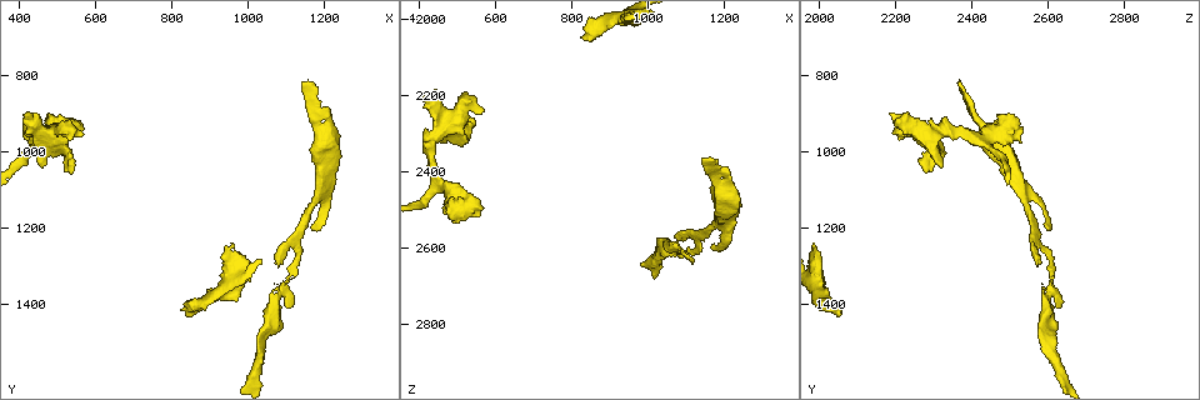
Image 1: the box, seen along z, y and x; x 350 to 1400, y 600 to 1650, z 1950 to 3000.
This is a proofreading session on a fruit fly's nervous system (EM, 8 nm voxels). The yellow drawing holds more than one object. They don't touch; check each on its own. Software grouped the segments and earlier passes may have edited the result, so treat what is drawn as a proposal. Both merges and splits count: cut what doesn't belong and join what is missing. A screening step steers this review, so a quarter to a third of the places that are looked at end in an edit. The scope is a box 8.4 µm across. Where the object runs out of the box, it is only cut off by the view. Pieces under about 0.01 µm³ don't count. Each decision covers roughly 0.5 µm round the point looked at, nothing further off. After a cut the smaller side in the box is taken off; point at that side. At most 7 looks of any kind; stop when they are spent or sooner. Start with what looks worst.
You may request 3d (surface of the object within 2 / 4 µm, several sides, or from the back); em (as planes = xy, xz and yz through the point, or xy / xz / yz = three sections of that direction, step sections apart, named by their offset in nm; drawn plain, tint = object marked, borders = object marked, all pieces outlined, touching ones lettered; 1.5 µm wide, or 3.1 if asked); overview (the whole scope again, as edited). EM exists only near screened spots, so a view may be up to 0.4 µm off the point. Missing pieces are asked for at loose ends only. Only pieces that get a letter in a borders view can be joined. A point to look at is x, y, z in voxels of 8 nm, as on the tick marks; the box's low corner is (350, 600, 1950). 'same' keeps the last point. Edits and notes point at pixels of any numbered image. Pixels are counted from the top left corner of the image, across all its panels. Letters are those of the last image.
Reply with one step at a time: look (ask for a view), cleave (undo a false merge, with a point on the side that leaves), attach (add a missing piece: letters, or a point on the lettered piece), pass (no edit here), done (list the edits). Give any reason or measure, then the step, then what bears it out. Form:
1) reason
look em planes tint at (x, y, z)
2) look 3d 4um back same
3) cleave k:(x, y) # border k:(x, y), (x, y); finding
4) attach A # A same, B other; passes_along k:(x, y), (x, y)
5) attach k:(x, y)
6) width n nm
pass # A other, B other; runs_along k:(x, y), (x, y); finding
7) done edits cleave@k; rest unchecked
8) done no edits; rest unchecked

branch stops here
look 3d 2um at (825, 1415, 2055)

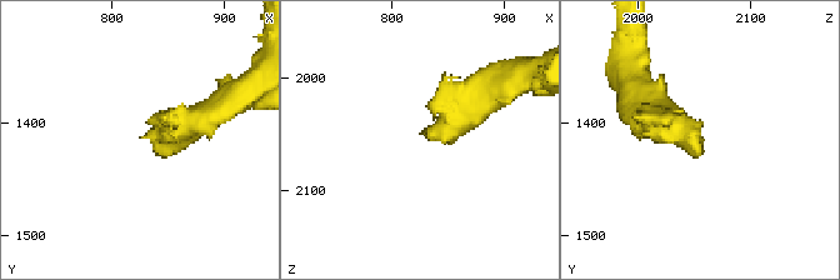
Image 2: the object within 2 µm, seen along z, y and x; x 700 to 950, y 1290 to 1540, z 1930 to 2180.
look em xy step 8 tint at (828, 1416, 2048)

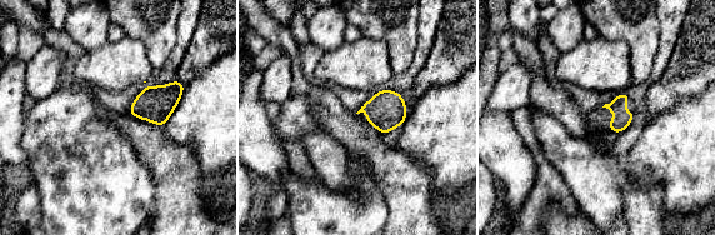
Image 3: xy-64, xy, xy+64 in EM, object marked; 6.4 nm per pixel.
look em xy step 8 borders same

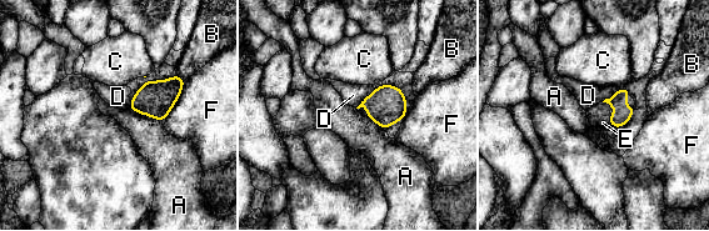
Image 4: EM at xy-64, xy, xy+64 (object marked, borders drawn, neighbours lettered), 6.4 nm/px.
longest_contact F 300 nm
attach E # A other, B other, C other, D other, E same, F other; passes_along 4:(624, 113), (609, 121), (598, 115); the cell continues

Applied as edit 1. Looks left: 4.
four arms meet
look em yz step 4 plain at (465, 965, 2280)

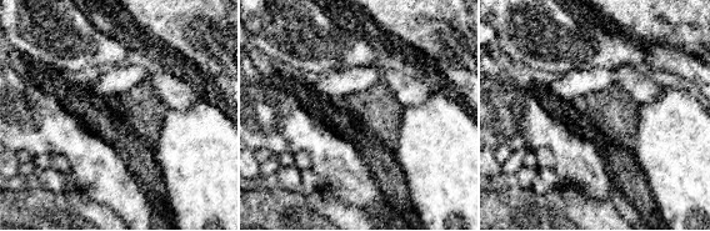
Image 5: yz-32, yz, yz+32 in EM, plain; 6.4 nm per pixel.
what lies round it
look em yz step 4 borders same

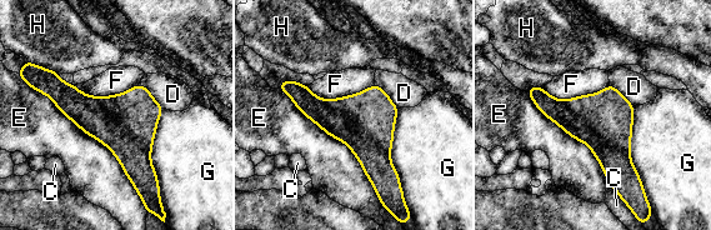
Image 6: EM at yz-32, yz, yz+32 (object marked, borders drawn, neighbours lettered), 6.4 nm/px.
pass # C other, D other, E other, F other, G other, H other; border 6:(38, 90), (113, 154), (146, 210); one cell here

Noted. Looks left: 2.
sudden change in width
look em planes borders at (1080, 1380, 2590)

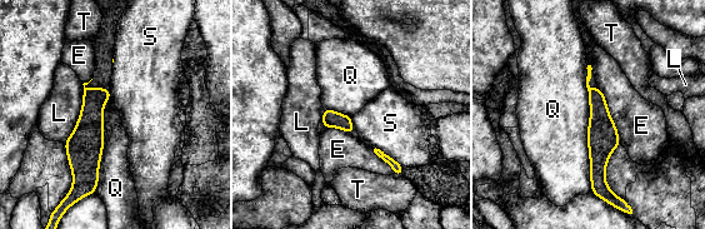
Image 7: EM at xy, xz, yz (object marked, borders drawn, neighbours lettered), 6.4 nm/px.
longest_contact Q 700 nm
pass # E other, L other, Q other, S other, T other; one cell here

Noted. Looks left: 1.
done edits attach@4; rest unchecked

